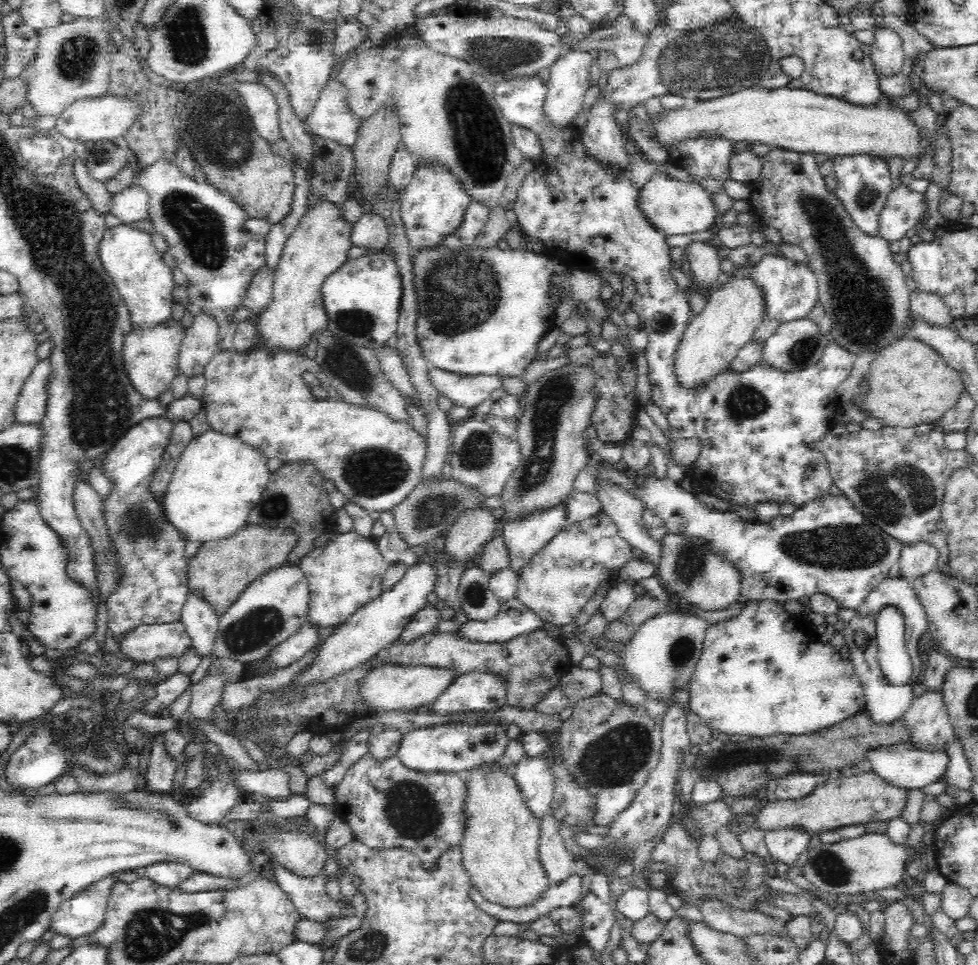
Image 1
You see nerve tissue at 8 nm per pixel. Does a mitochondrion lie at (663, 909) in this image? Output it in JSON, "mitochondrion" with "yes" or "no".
{"mitochondrion":"no"}

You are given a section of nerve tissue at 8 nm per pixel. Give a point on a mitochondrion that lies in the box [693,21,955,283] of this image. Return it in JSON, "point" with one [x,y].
{"point":[865,197]}

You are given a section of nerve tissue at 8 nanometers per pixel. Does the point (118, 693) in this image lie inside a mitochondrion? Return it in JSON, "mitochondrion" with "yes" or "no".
{"mitochondrion":"no"}

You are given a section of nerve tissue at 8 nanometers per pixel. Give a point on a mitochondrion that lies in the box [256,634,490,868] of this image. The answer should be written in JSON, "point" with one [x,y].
{"point":[413,812]}

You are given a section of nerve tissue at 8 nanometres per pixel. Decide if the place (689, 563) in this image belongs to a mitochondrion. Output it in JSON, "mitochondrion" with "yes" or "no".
{"mitochondrion":"yes"}

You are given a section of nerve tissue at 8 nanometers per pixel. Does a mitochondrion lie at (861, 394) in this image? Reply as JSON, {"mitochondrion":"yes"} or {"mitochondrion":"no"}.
{"mitochondrion":"no"}

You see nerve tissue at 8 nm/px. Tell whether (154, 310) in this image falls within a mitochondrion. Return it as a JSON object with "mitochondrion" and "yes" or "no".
{"mitochondrion":"no"}

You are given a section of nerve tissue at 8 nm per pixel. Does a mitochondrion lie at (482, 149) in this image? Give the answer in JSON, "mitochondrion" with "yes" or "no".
{"mitochondrion":"yes"}

